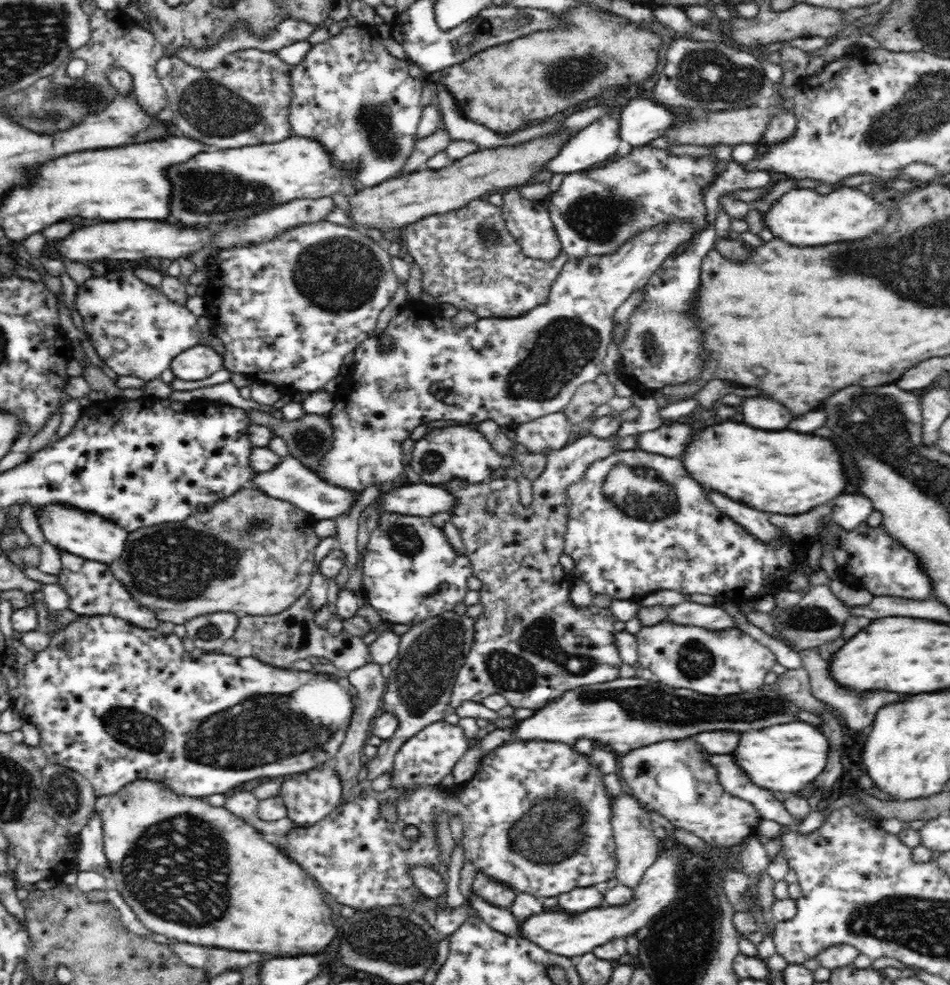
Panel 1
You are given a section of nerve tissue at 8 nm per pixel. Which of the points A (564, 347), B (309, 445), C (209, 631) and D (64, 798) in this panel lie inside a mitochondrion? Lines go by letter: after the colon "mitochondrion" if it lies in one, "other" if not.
A: mitochondrion
B: mitochondrion
C: mitochondrion
D: mitochondrion

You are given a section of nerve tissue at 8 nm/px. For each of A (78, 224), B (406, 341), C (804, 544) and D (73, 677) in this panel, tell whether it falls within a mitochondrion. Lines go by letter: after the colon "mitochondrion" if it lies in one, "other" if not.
A: other
B: other
C: other
D: other

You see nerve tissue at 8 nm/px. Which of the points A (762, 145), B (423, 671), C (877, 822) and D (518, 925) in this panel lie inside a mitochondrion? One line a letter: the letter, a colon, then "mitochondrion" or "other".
A: other
B: mitochondrion
C: other
D: other

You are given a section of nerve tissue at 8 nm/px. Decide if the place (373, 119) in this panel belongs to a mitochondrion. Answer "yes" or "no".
yes

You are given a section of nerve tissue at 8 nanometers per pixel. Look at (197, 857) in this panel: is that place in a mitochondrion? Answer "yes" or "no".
yes

